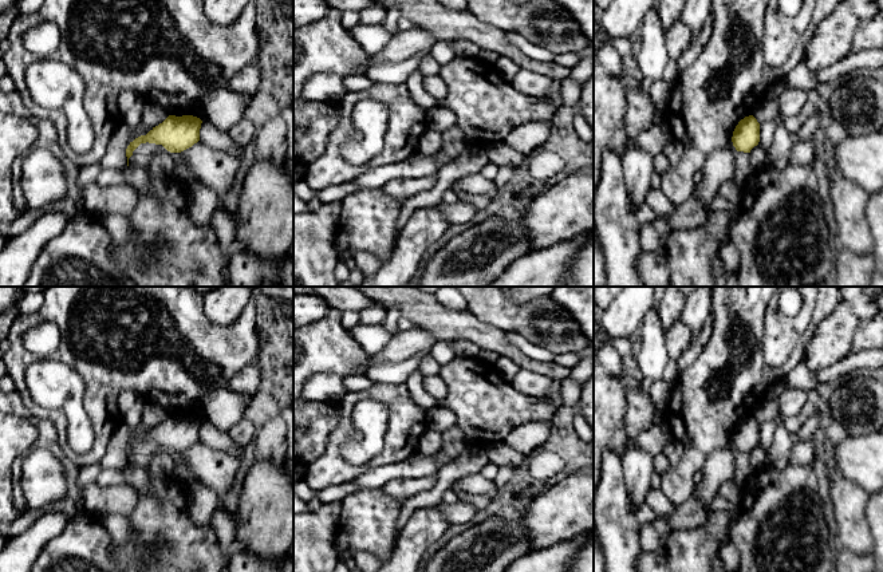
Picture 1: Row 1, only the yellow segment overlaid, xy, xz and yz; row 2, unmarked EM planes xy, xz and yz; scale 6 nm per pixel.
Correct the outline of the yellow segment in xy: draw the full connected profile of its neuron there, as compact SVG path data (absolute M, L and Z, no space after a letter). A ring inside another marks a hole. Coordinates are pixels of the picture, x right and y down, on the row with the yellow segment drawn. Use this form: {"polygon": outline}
{"polygon": "M169 115L162 123L153 127L146 135L141 135L135 138L126 149L126 157L127 157L127 166L129 166L129 158L133 155L133 151L141 145L141 143L155 143L162 145L167 151L170 153L181 153L189 147L192 147L194 143L200 141L200 129L201 129L202 121L193 115Z"}

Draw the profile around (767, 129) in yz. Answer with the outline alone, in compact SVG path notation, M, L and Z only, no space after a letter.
M781 117L773 119L773 121L760 123L760 142L758 142L758 145L765 151L769 151L772 147L773 134L774 134L776 126L777 126L780 119L781 119Z

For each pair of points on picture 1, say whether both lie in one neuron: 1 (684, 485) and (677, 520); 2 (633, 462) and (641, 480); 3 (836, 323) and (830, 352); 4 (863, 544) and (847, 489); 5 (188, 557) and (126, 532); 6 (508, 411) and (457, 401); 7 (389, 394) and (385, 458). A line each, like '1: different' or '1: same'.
1: different
2: same
3: same
4: same
5: different
6: same
7: same

